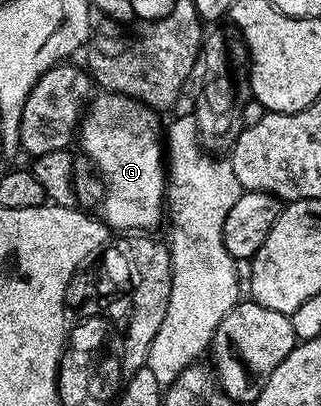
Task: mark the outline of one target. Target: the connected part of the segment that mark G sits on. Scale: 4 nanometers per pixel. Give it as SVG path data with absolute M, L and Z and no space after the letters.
M99 92L90 99L77 131L77 146L99 169L103 177L103 214L101 218L112 231L151 232L165 214L165 146L161 141L161 126L156 111L128 94Z

